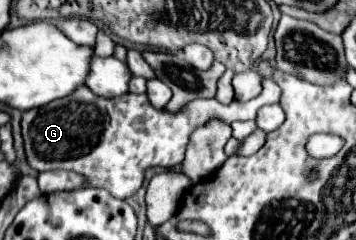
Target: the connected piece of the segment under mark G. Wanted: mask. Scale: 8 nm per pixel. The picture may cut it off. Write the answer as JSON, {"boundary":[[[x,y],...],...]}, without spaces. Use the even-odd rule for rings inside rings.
{"boundary":[[[264,79],[262,93],[250,101],[242,103],[234,99],[228,105],[220,105],[216,99],[196,99],[180,113],[170,115],[162,109],[152,109],[146,95],[126,93],[114,101],[92,95],[88,87],[78,87],[76,93],[22,115],[26,159],[36,171],[74,171],[88,181],[86,187],[102,187],[116,199],[128,199],[142,187],[148,167],[166,169],[184,159],[188,137],[196,125],[212,117],[228,123],[254,119],[262,105],[278,103],[280,93],[280,87],[272,79]]]}

